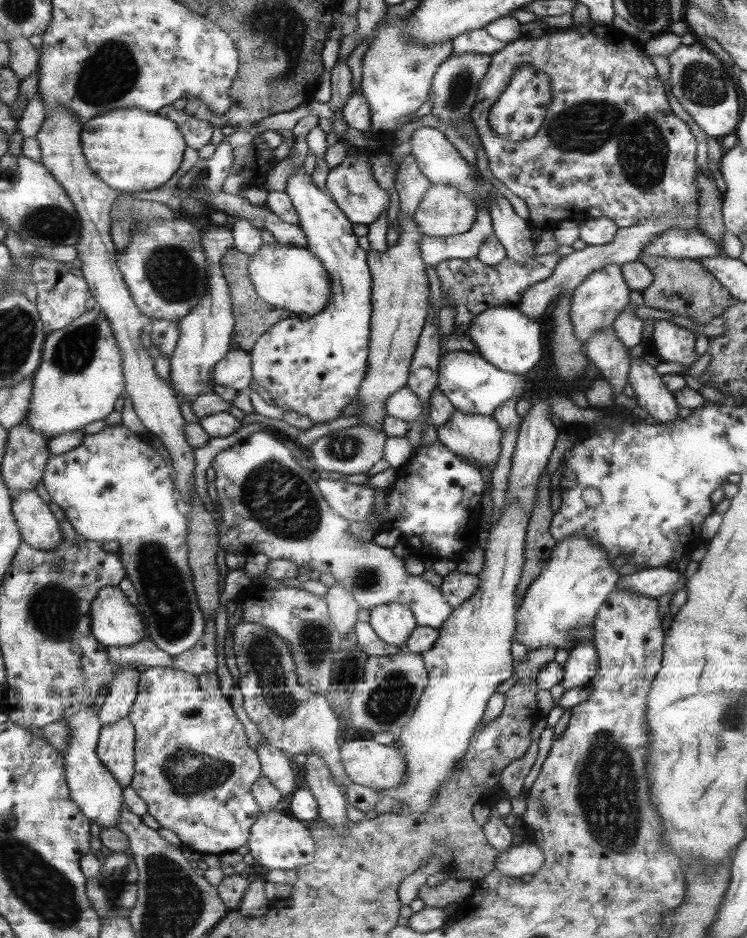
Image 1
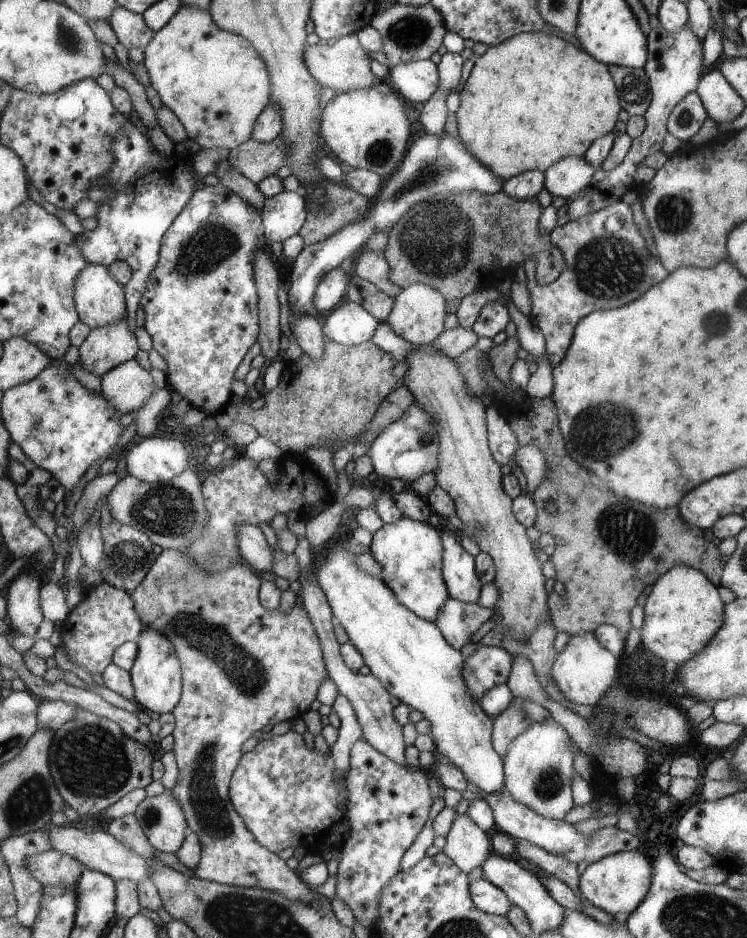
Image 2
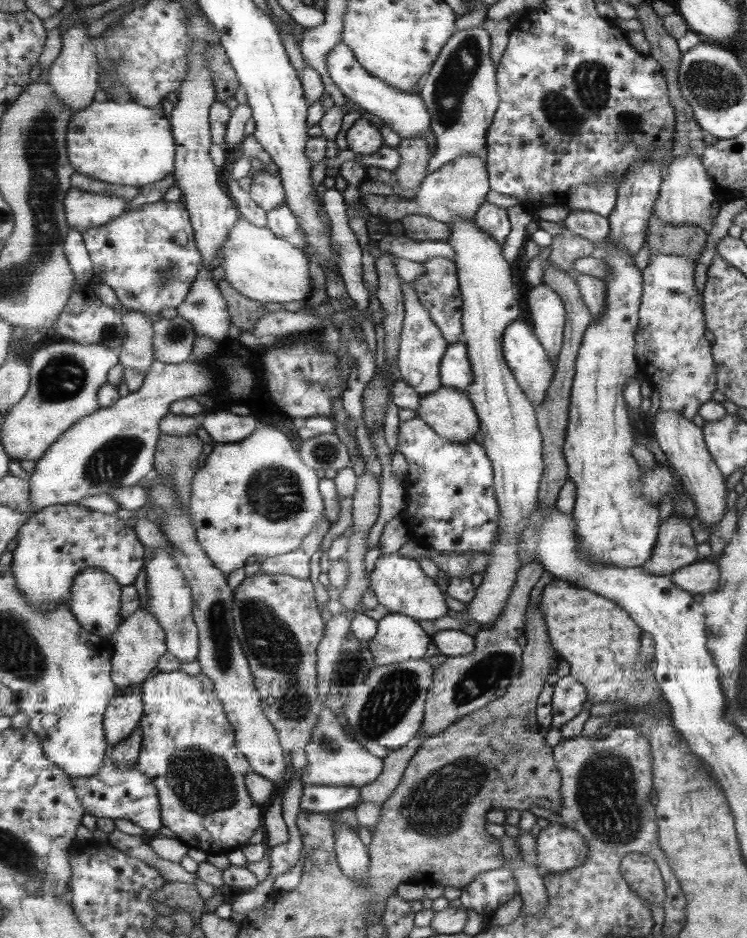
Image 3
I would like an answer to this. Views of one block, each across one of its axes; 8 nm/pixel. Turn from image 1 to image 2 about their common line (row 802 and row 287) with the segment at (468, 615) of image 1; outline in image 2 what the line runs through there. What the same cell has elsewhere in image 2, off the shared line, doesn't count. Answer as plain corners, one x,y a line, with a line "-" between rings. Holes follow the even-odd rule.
414,283
404,288
398,288
393,297
394,306
387,316
387,323
398,336
406,339
412,345
430,345
444,331
444,318
447,314
447,300
437,289
424,283

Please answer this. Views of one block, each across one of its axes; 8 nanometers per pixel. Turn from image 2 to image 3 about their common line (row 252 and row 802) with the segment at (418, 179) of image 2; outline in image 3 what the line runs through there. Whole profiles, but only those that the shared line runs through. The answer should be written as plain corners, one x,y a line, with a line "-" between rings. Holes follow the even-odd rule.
304,785
300,797
300,811
322,815
334,814
359,804
360,787

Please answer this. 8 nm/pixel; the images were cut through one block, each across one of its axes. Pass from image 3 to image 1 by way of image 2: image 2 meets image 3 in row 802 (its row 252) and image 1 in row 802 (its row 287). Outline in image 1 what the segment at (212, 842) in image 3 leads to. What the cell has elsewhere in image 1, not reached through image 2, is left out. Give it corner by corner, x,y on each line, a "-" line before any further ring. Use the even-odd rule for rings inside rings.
173,666
166,668
148,667
147,670
141,673
138,696
132,710
127,716
132,721
132,724
134,724
134,732
136,732
137,764
130,787
133,787
138,795
140,795
140,798
148,805
150,816
153,816
158,821
160,828
174,832
180,841
182,841
183,847
199,854
220,856
225,853
237,852
238,848
247,847
249,843
252,827
257,822
258,814
260,814
257,800
253,796
253,786
261,778
262,768
257,752
248,745
246,729
244,729
242,722
238,722
229,696
221,692
214,695
202,690
202,687
198,686
198,680
199,677
182,670
179,671

